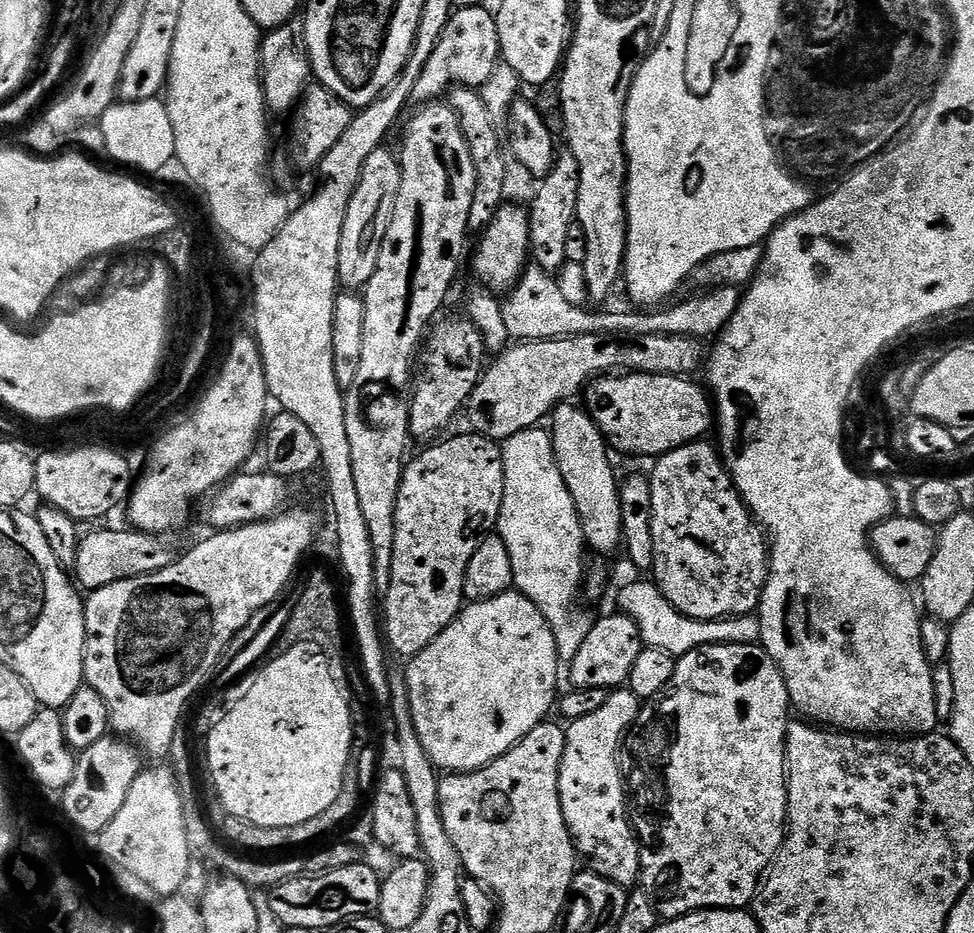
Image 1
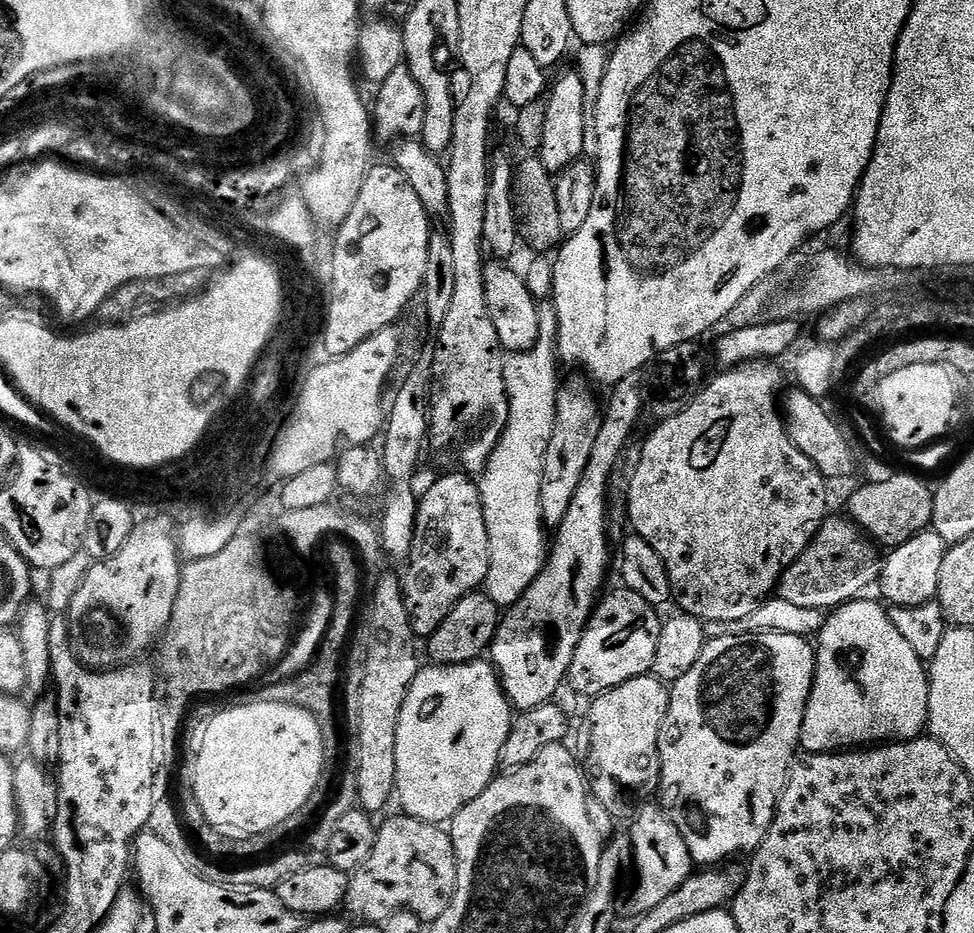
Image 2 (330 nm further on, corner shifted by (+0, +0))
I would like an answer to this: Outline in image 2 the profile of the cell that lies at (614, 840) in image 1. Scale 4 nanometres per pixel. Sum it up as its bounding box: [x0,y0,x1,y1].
[579,674,669,821]

